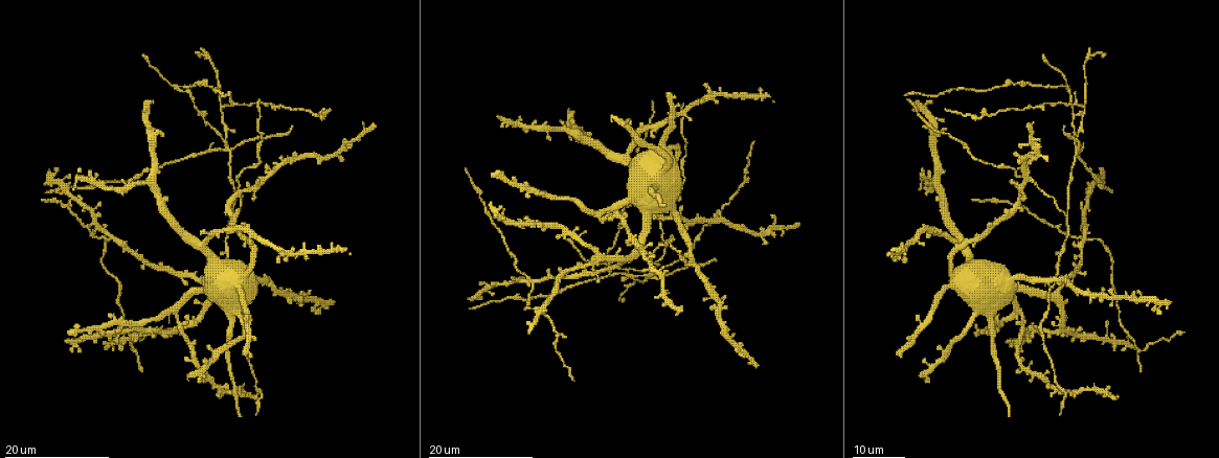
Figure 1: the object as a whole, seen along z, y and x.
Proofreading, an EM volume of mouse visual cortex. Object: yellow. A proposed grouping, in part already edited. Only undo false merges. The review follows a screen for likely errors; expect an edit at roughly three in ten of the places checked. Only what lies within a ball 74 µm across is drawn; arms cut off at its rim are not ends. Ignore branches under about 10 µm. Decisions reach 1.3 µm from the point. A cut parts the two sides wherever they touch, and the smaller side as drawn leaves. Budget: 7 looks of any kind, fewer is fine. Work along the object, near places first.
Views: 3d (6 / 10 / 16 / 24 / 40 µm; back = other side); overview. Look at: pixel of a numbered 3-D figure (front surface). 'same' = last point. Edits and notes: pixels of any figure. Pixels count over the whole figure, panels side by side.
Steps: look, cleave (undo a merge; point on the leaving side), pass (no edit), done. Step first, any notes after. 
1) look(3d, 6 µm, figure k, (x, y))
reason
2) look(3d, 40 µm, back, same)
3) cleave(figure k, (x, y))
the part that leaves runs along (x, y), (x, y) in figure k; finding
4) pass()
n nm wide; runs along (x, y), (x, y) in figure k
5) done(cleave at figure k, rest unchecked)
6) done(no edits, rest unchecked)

look(3d, 16 µm, figure 1, (1067, 216))
three arms meet

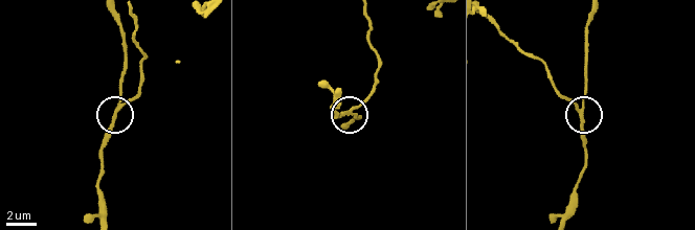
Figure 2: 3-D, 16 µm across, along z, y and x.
look(3d, 6 µm, figure 2, (579, 109))

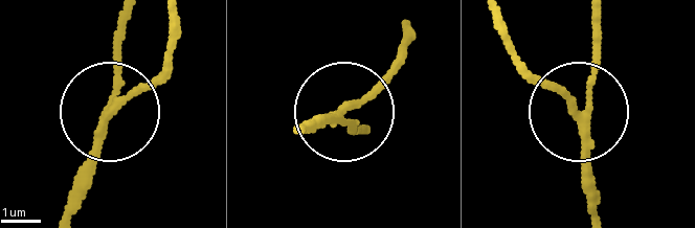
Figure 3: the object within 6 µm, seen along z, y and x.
cleave(figure 3, (139, 87))
the part that leaves runs along (101, 121), (163, 65), (166, 15) in figure 3; two neurons meet here

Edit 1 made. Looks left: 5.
look(3d, 16 µm, figure 1, (534, 280))
four or more arms meet

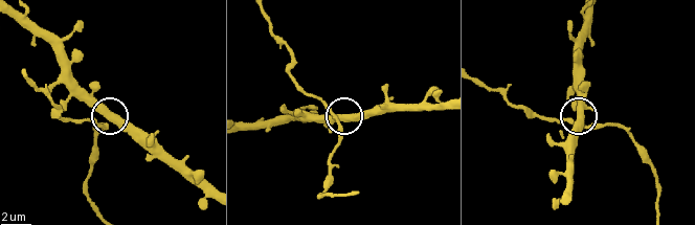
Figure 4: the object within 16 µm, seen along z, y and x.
look(3d, 10 µm, figure 4, (345, 119))

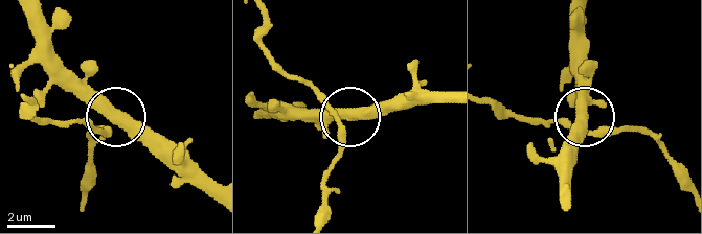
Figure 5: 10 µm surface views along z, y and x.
pass()
390 nm wide; one neuron here

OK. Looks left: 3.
look(overview)

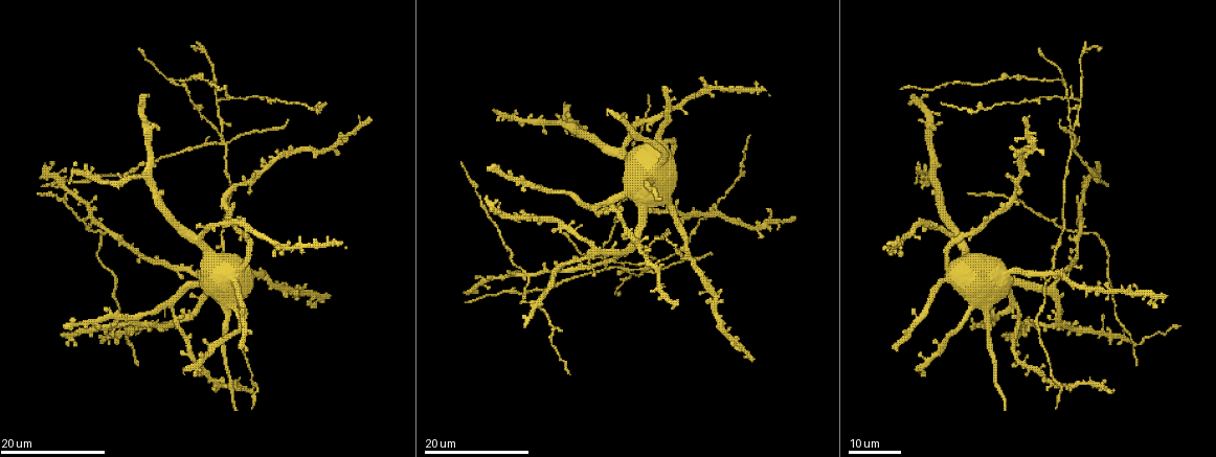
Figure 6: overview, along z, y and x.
look(3d, 24 µm, figure 6, (224, 144))
looks like a crossing

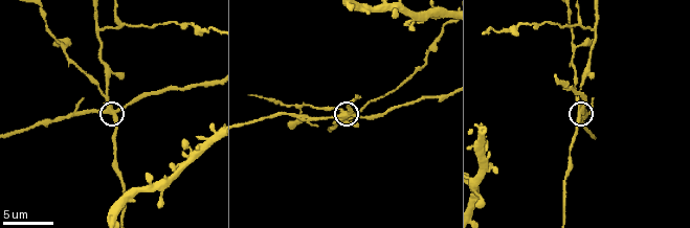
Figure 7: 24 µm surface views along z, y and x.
look(3d, 6 µm, figure 7, (112, 111))

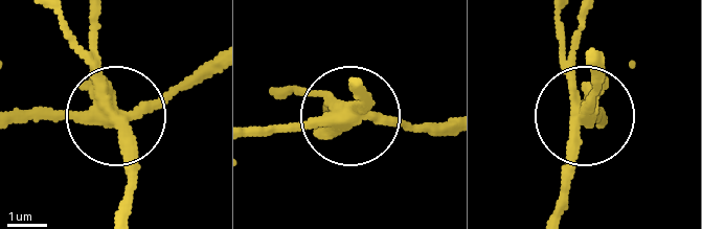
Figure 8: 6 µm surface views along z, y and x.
cleave(figure 8, (165, 102))
380 nm wide; the part that leaves runs along (110, 115), (23, 115) in figure 8; two neurons meet here

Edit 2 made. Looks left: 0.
done(cleave at figure 3, cleave at figure 8, rest unchecked)

